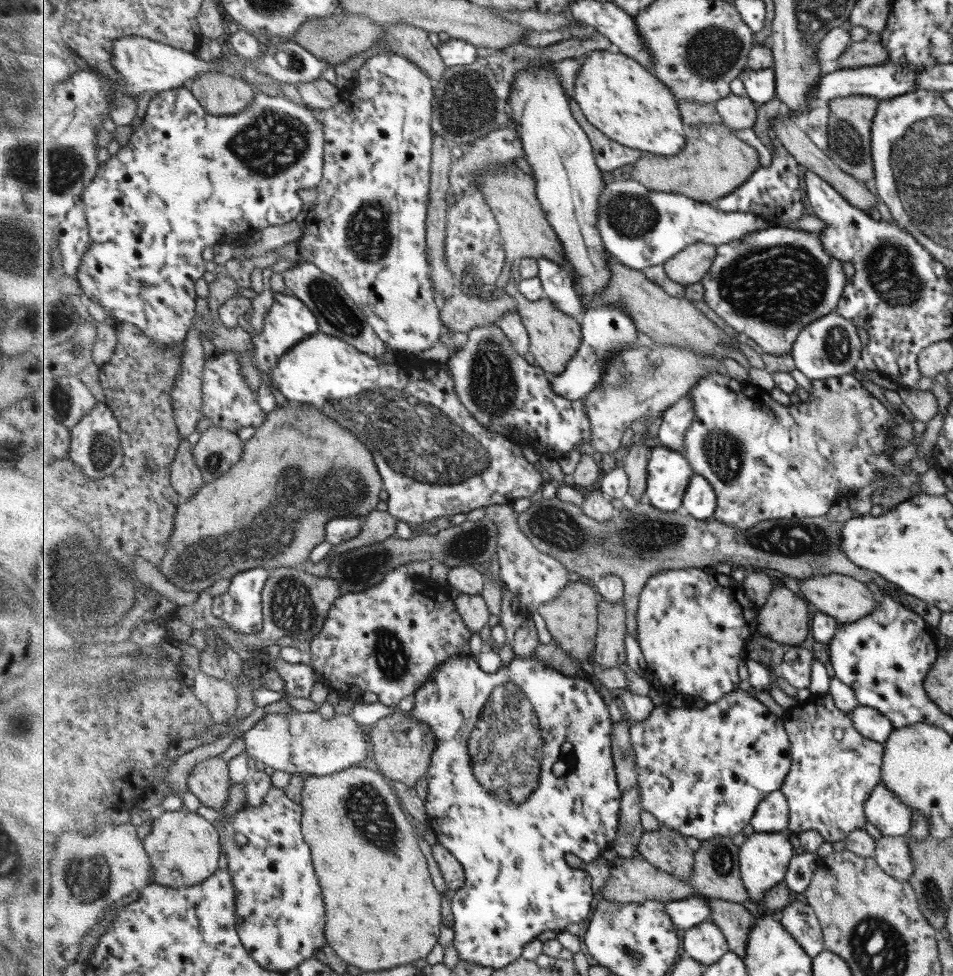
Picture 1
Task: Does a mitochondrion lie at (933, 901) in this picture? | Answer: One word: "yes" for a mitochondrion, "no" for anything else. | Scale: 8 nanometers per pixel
yes

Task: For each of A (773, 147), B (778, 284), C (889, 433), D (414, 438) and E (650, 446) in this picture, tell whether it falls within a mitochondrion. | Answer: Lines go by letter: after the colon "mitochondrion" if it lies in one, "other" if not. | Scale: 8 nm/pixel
A: other
B: mitochondrion
C: other
D: mitochondrion
E: other

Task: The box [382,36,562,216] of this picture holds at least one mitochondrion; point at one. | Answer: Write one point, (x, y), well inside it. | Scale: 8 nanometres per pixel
(470, 110)

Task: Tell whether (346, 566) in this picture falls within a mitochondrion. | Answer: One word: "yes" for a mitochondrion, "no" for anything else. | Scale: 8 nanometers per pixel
yes

